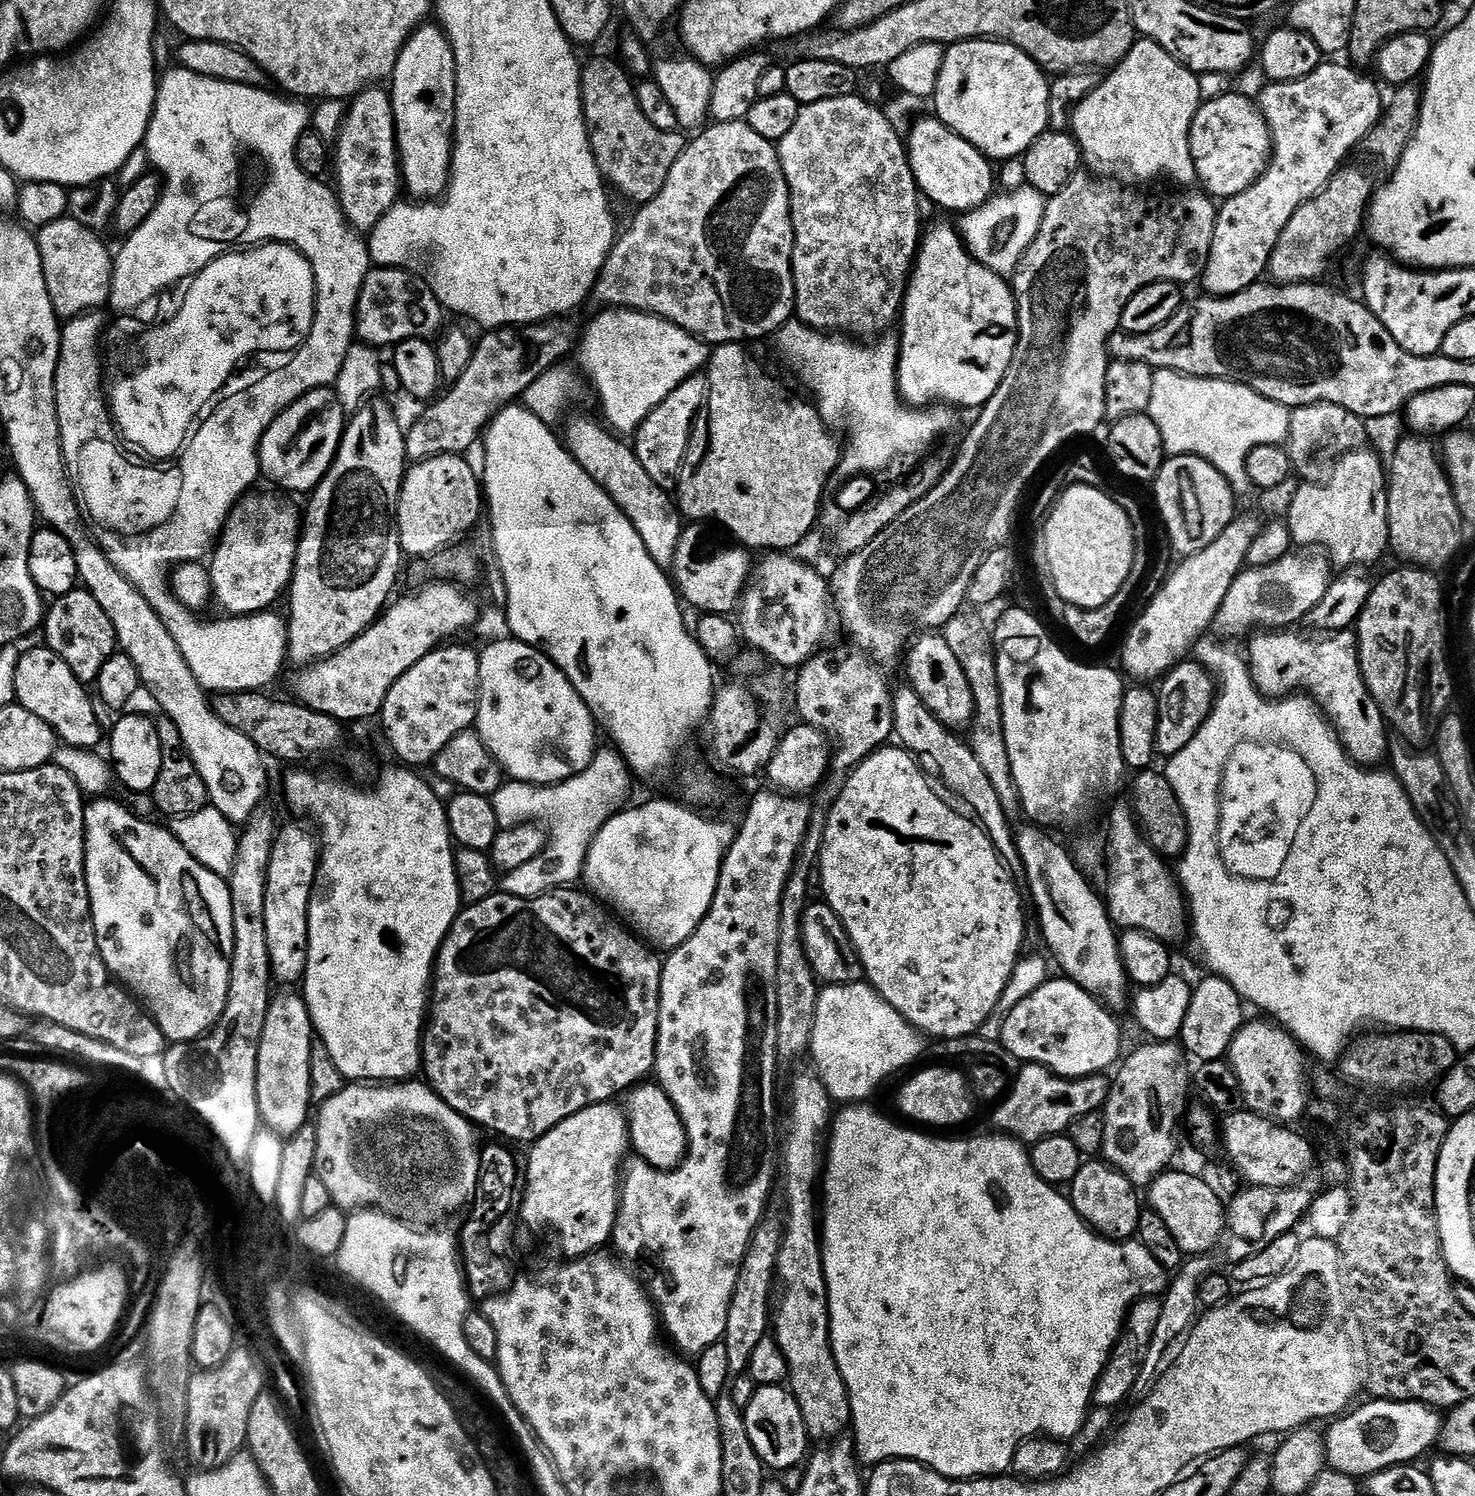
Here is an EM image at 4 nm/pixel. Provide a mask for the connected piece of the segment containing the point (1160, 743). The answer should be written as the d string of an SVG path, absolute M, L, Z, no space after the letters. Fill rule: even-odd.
M1177 663L1159 681L1158 715L1156 717L1157 753L1171 754L1191 741L1199 730L1200 723L1208 716L1208 711L1214 708L1214 676L1207 667L1198 664Z

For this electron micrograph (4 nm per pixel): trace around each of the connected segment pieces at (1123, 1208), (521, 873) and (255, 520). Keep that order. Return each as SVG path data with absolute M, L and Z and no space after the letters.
M1081 1163L1080 1169L1070 1181L1066 1192L1072 1211L1093 1233L1111 1241L1127 1241L1137 1231L1138 1211L1136 1200L1132 1197L1134 1186L1130 1180L1107 1163Z
M615 751L600 752L588 764L585 772L577 771L566 780L560 781L558 784L551 786L540 786L535 790L533 785L522 784L519 782L505 783L497 792L493 792L490 797L490 809L492 816L495 817L497 825L504 828L514 828L518 824L526 824L529 821L536 822L545 820L548 823L546 827L547 835L550 837L550 843L546 848L546 856L548 861L545 864L540 862L529 862L520 865L514 871L507 873L503 877L503 891L510 896L523 896L531 898L541 894L547 894L561 886L572 886L581 879L582 861L584 853L596 831L599 830L611 816L615 816L617 812L625 807L624 799L628 796L628 776L629 769L626 767L623 759Z
M247 495L237 503L232 513L227 517L224 527L217 537L218 544L206 564L206 576L208 584L220 602L221 606L227 611L227 615L242 618L257 615L263 611L271 609L272 605L280 596L285 593L292 581L295 572L297 546L299 544L300 524L292 515L284 509L266 504L262 499Z

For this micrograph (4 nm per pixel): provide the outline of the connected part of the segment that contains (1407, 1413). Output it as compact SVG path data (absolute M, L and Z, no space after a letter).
M1372 1398L1367 1402L1369 1404L1361 1408L1353 1407L1347 1414L1341 1415L1335 1421L1337 1424L1329 1430L1328 1442L1326 1438L1326 1464L1328 1462L1327 1467L1331 1471L1353 1478L1367 1478L1383 1468L1393 1468L1396 1464L1413 1461L1424 1442L1439 1439L1442 1416L1437 1409L1406 1400Z

